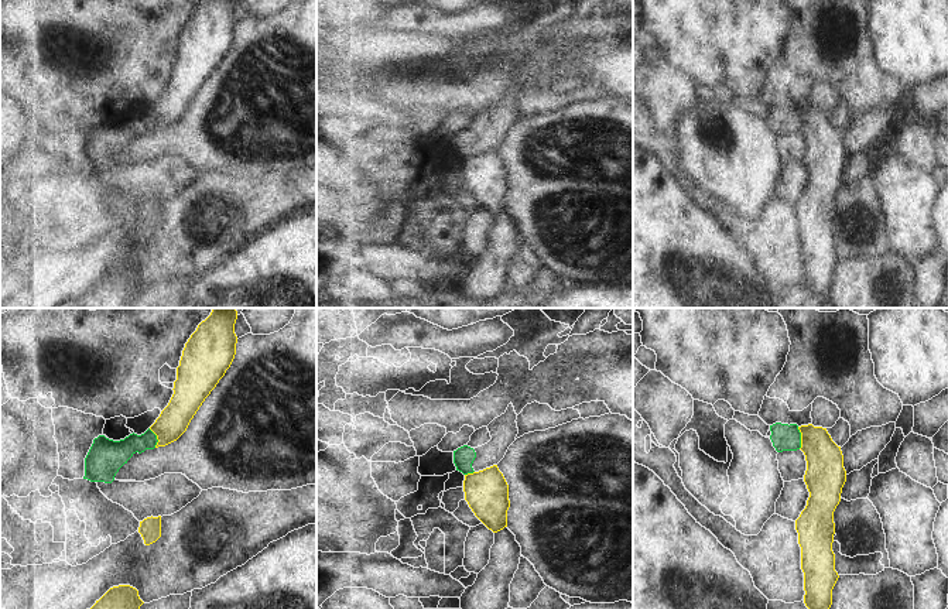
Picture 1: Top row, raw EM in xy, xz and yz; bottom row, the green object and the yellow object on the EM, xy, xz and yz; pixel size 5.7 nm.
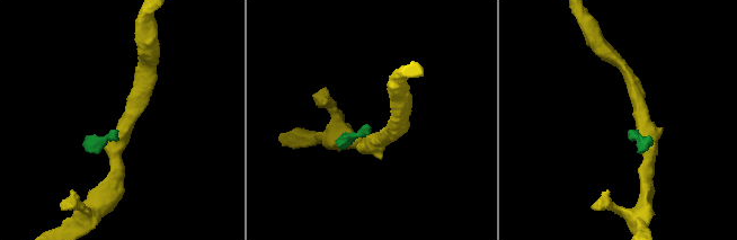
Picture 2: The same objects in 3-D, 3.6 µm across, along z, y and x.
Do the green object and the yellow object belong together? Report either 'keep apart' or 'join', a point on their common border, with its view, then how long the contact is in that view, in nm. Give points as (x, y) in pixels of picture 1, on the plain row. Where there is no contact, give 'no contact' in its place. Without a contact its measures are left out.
keep apart; contact yz (800, 122); length 130 nm

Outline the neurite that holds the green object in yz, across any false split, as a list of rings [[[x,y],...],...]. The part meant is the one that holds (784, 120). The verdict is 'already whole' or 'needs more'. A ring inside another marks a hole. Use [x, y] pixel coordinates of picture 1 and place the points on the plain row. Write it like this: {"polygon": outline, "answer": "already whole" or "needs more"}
{"polygon": [[[776,106],[770,109],[770,123],[777,136],[797,134],[801,131],[801,116],[797,107]]], "answer": "already whole"}

